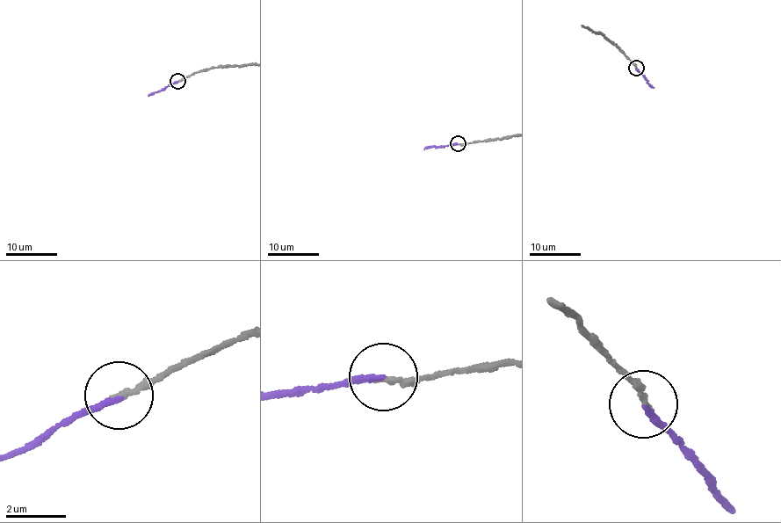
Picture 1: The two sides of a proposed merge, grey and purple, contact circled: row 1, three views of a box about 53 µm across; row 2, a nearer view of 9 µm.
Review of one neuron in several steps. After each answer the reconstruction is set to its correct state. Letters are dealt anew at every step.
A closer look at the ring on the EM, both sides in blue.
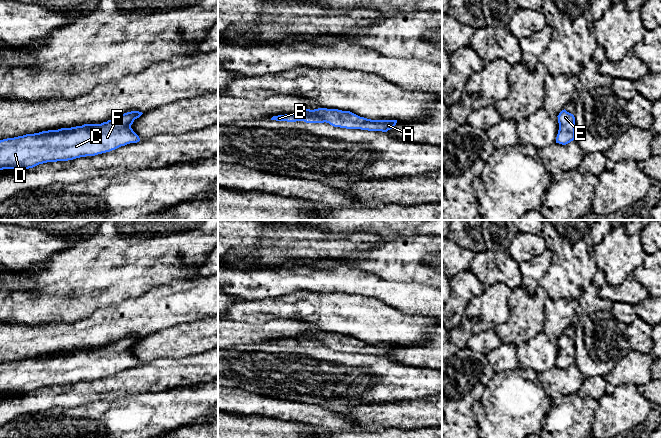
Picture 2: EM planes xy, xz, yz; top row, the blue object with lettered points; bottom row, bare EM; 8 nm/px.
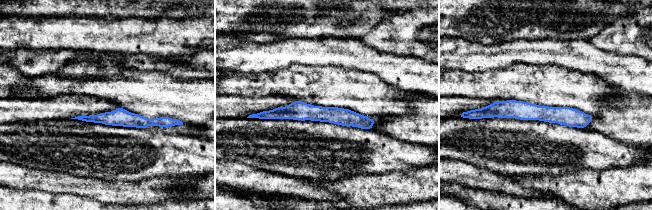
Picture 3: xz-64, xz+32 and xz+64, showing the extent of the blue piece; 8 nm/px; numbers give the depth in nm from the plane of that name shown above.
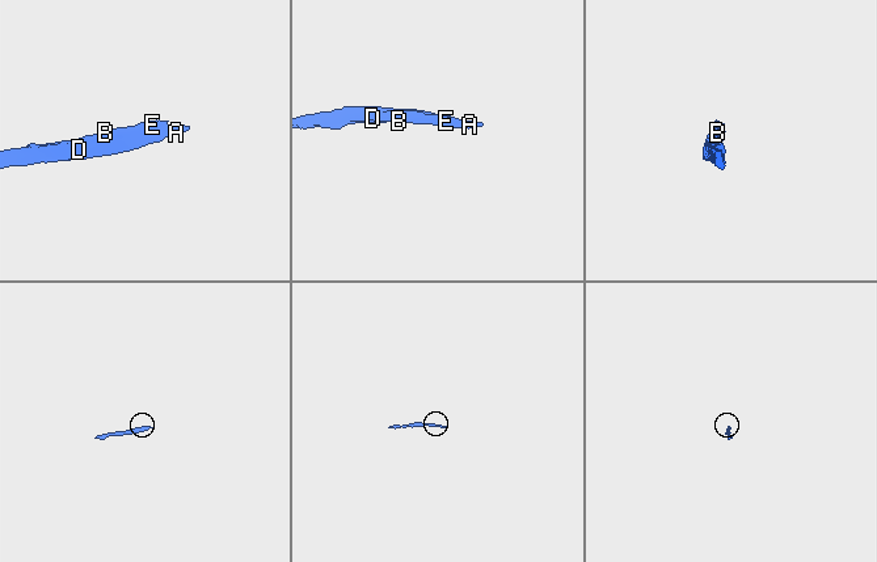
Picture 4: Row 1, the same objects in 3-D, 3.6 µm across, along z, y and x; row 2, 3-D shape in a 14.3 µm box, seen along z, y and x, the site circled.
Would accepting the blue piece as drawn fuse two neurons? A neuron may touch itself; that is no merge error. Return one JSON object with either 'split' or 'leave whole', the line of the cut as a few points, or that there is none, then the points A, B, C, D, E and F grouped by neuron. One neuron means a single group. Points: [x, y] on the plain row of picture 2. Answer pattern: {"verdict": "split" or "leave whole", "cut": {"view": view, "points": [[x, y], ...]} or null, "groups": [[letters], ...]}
{"verdict": "leave whole", "cut": null, "groups": [["A", "B", "C", "D", "E", "F"]]}

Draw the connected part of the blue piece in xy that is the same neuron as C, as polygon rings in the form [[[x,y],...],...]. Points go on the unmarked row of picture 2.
[[[131,335],[101,348],[84,348],[71,352],[42,355],[0,364],[0,394],[29,393],[47,386],[68,385],[80,381],[110,376],[121,370],[140,365],[131,349],[143,337]]]

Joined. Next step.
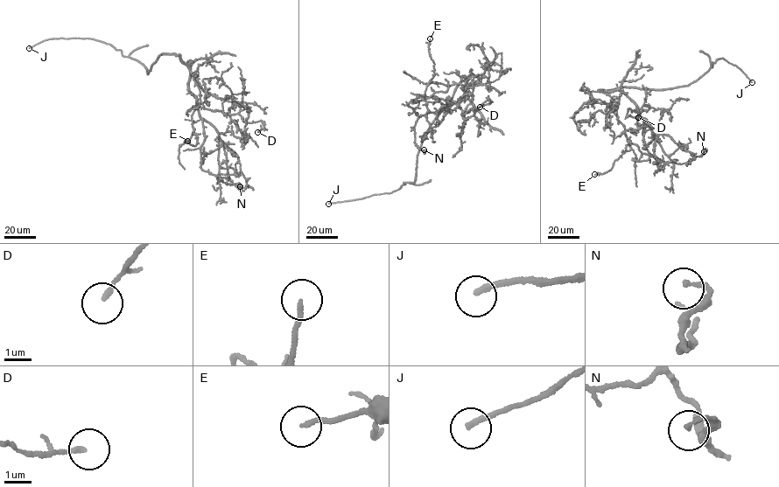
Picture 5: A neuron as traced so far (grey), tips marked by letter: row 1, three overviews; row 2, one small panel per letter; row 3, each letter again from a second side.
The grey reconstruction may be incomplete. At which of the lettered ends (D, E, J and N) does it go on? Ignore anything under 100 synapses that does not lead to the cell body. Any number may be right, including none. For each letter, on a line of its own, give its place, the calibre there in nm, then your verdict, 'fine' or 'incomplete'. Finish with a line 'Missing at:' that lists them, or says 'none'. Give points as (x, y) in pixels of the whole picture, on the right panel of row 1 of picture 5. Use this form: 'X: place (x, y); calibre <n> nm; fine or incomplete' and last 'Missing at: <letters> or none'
D: place (638, 117); calibre 170 nm; fine
E: place (594, 174); calibre 160 nm; fine
J: place (752, 82); calibre 200 nm; incomplete
N: place (704, 151); calibre 150 nm; fine
Missing at: J

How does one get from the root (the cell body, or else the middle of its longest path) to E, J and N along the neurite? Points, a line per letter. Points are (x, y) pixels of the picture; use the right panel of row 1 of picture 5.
E: (622, 86), (599, 90), (621, 92), (617, 116), (623, 125), (630, 149), (615, 160), (610, 170), (594, 174)
J: (622, 86), (663, 90), (687, 85), (712, 67), (712, 62), (722, 58), (742, 71), (752, 82)
N: (622, 86), (599, 90), (619, 90), (635, 102), (670, 160), (685, 163), (704, 151)

